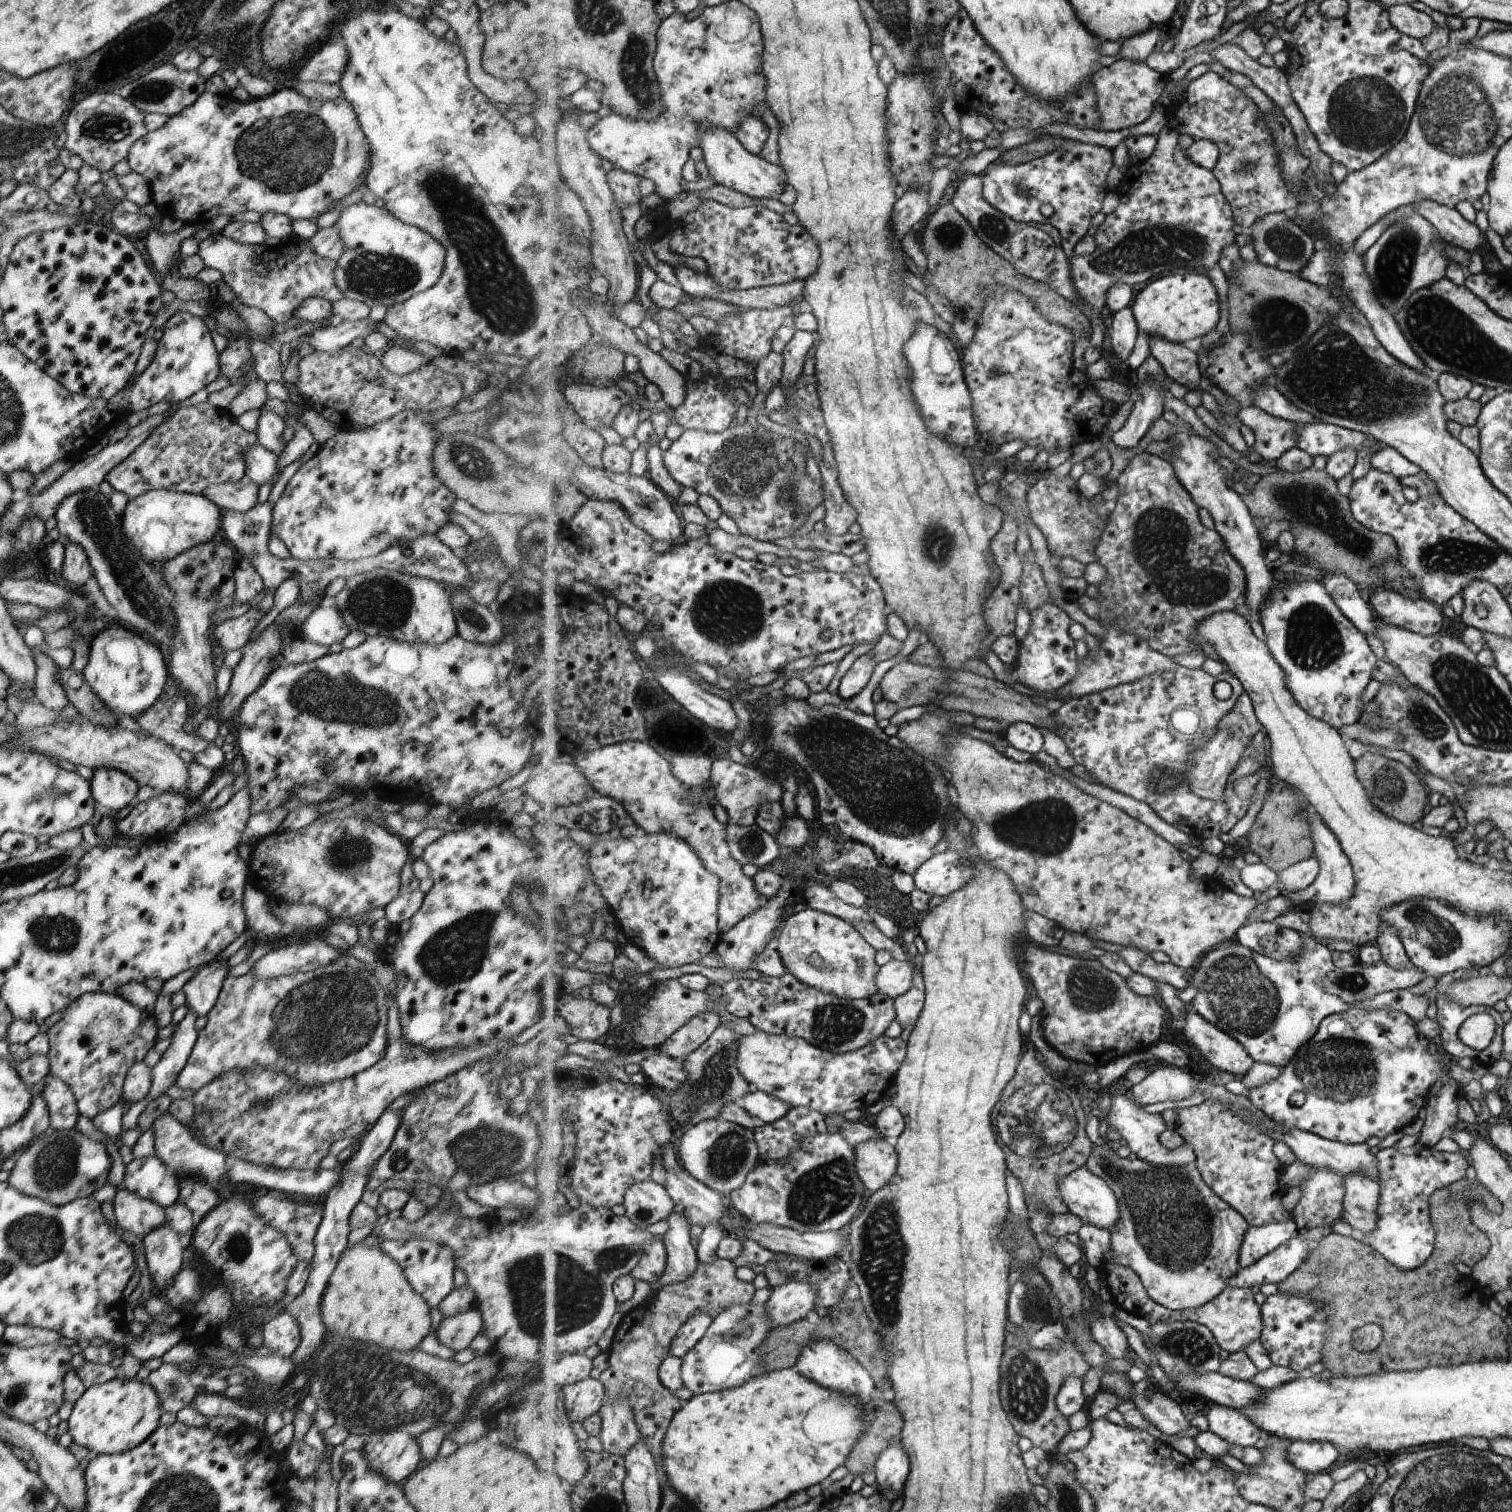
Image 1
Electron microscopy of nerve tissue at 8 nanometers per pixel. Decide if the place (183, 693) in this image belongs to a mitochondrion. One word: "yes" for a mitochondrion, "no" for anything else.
no

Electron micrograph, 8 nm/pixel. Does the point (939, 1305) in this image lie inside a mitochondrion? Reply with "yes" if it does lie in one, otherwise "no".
no

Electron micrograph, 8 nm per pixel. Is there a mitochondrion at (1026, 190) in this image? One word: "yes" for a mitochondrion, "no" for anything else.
yes

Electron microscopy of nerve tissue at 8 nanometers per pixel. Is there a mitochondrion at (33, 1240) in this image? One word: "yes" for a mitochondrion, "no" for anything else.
yes

